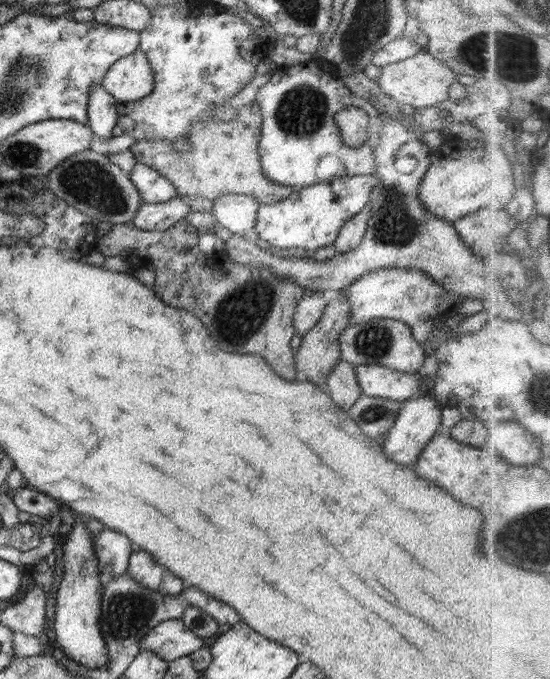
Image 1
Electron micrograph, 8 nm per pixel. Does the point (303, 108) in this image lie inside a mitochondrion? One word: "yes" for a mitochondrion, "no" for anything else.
yes

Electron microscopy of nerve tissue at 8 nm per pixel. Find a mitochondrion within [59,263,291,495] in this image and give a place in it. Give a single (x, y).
(237, 314)

